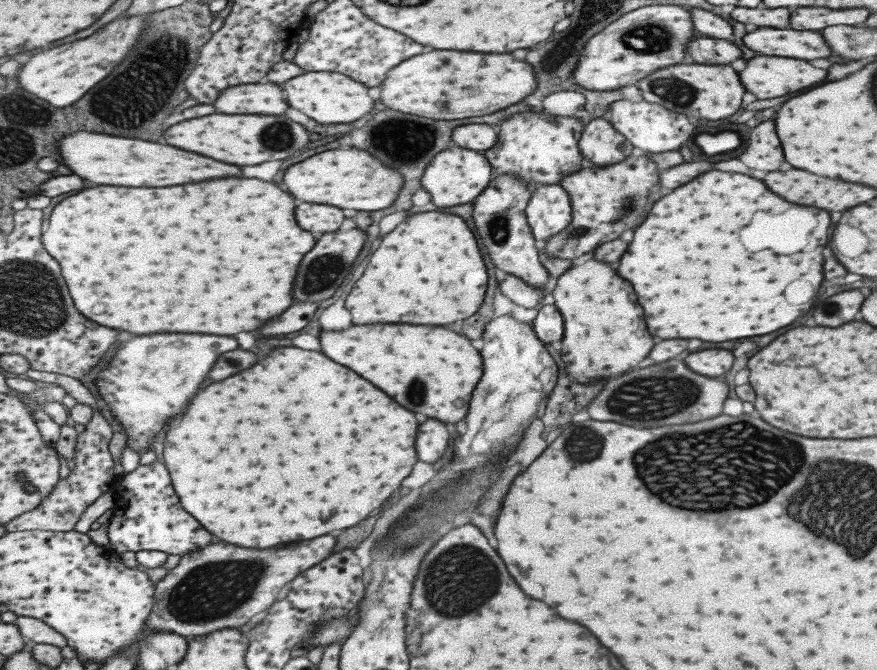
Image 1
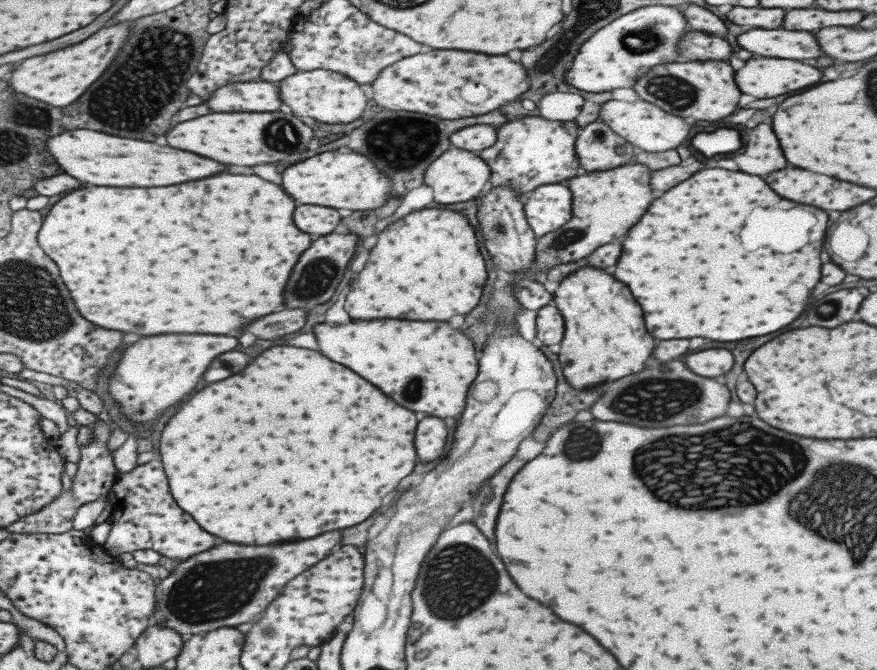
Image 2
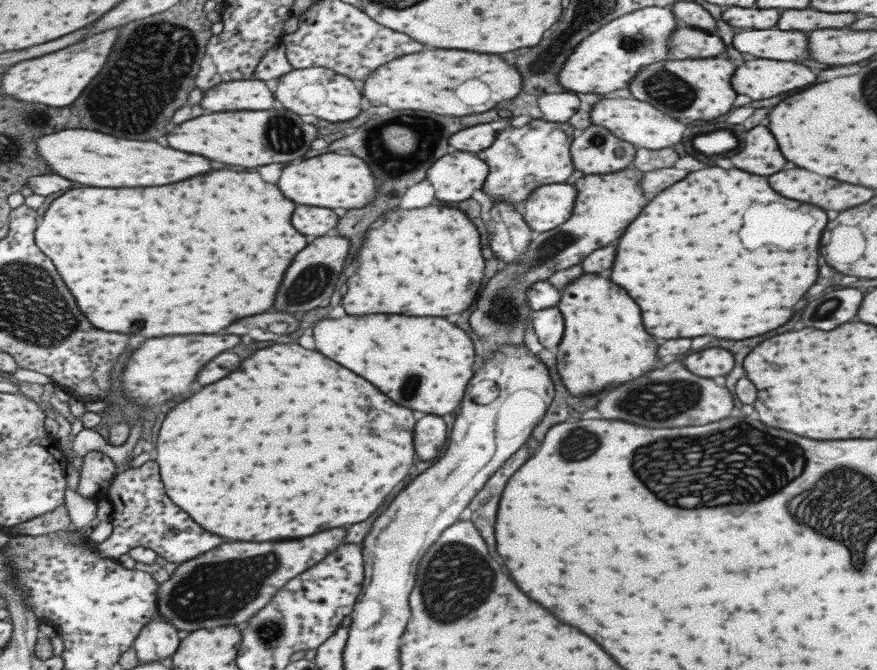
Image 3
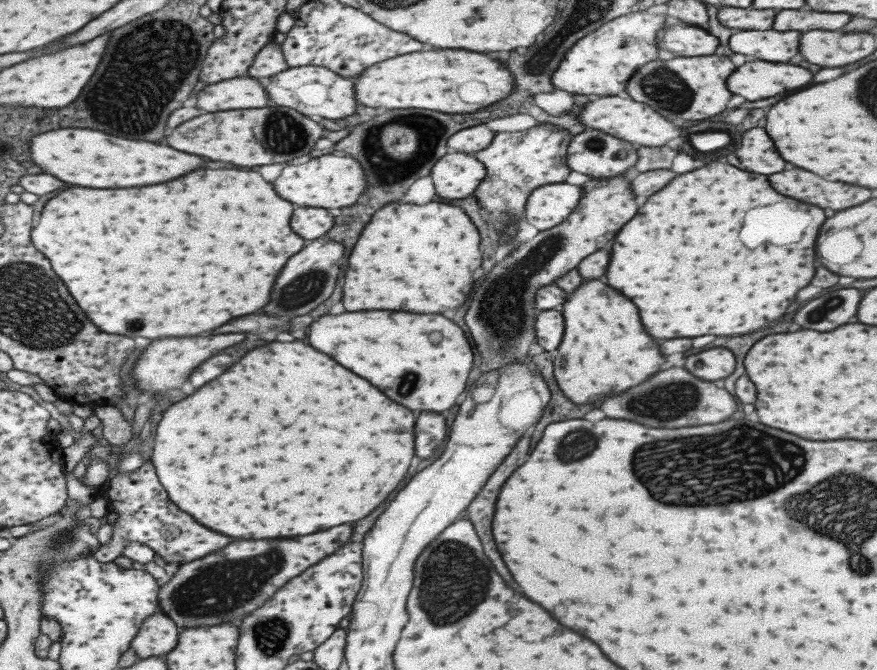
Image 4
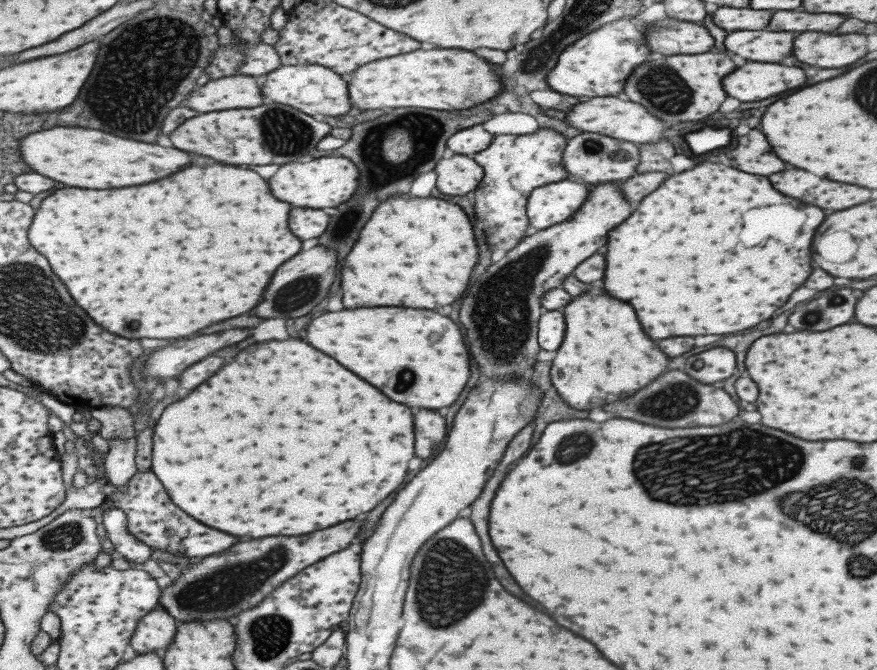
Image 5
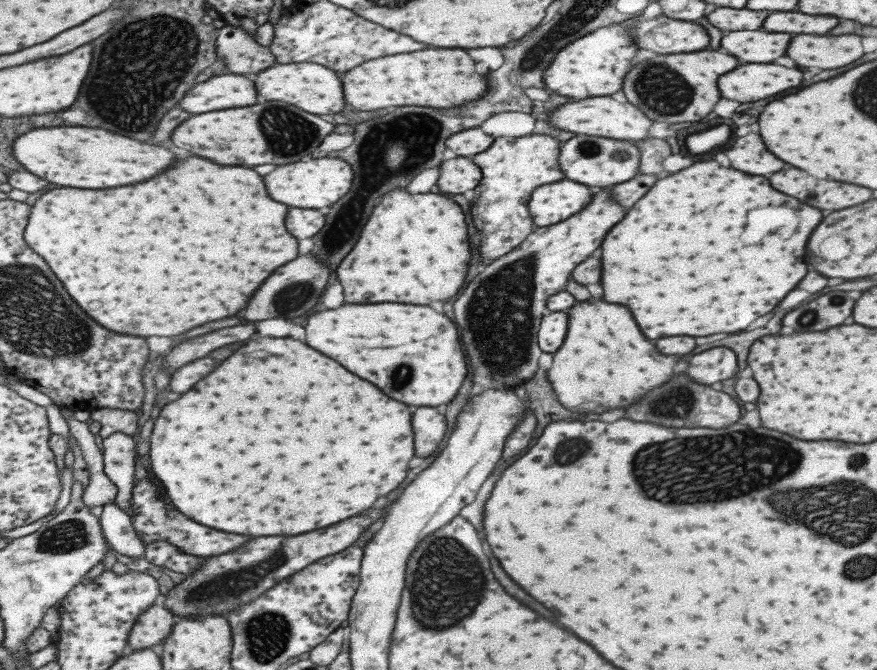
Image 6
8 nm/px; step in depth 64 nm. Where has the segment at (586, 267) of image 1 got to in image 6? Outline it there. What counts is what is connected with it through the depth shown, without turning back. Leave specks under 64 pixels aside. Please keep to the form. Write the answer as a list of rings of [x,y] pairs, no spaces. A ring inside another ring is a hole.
[[[589,298],[565,312],[569,314],[569,336],[565,336],[563,346],[555,354],[549,378],[555,386],[557,400],[567,410],[577,412],[579,406],[581,414],[599,414],[609,408],[623,408],[671,376],[671,366],[677,358],[659,354],[655,344],[641,334],[625,306]]]

